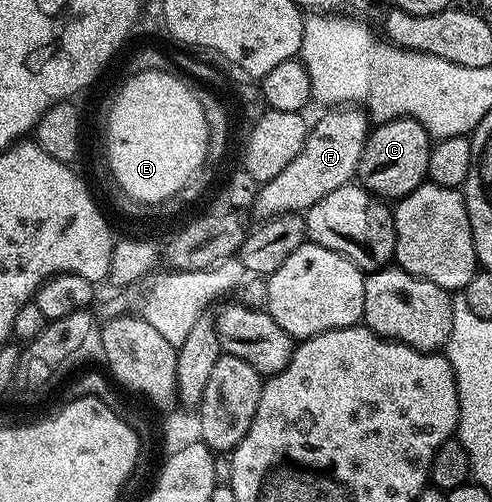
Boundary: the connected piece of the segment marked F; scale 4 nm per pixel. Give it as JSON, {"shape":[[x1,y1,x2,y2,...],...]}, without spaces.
{"shape":[[330,106,323,112,326,113,315,124,313,121,312,127,307,131,304,150,300,150,300,154,296,154,296,158,292,158,292,162,288,162,288,166,284,166,284,170,276,174,276,178,259,187,252,209,253,215,258,215,258,218,269,218,289,212,305,213,306,209,320,202,324,194,332,194,332,190,340,190,340,186,351,183,357,177,358,163,366,145,366,138,372,131,371,121,365,111,358,106]]}

